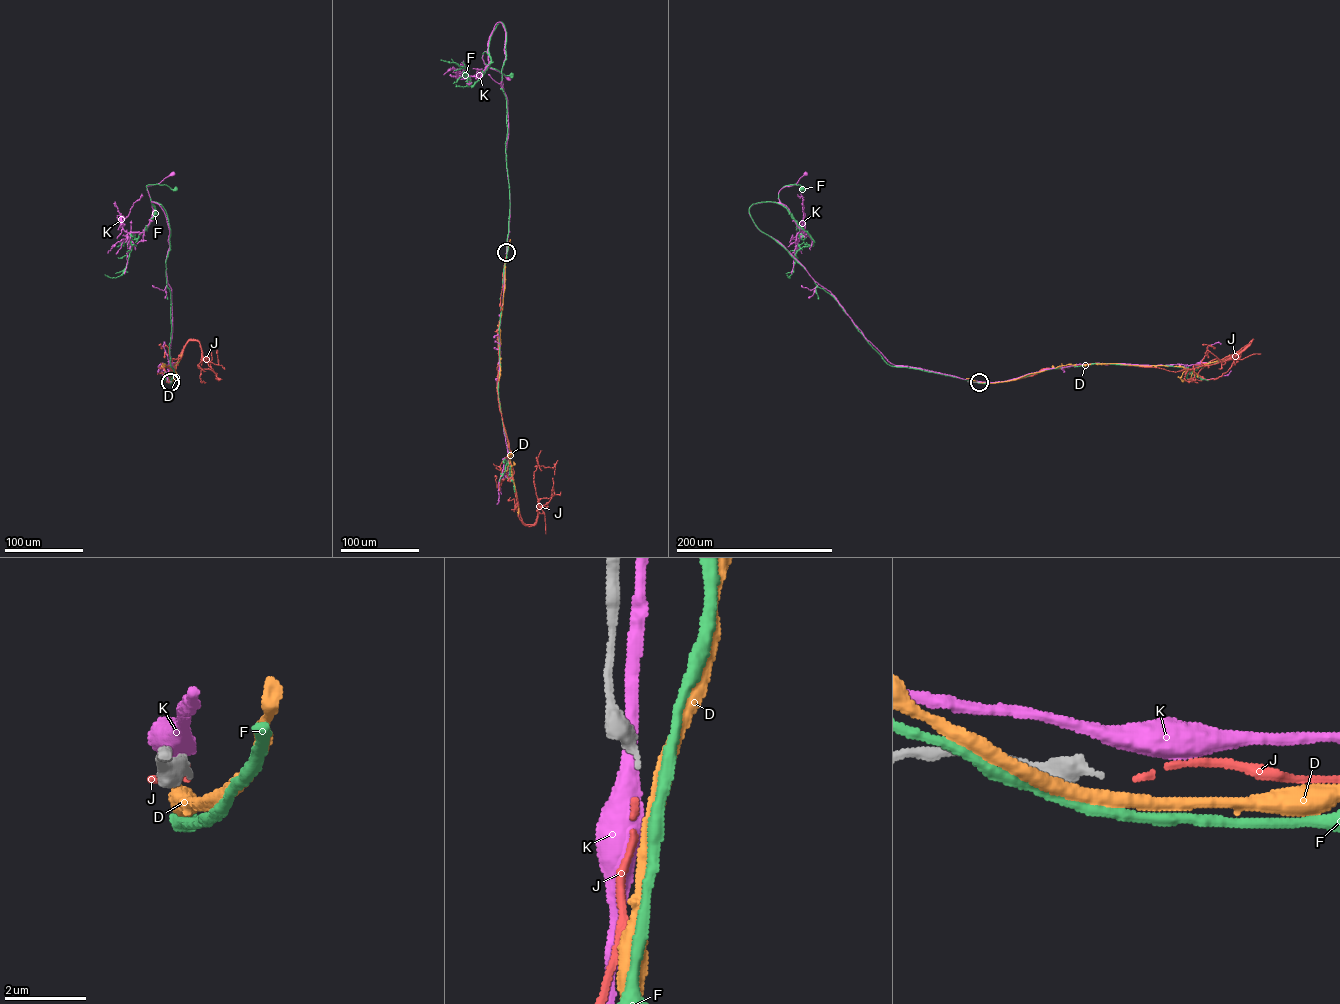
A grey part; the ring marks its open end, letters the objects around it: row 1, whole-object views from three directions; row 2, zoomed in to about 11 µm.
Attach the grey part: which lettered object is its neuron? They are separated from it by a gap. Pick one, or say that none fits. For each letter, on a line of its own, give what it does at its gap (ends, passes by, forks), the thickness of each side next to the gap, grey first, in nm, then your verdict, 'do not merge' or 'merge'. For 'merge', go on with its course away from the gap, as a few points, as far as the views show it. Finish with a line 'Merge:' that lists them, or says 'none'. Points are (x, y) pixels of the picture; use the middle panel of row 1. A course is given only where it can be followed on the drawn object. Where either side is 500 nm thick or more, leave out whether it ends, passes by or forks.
D: it passes by; calibres 320 and 360 nm; do not merge
F: it passes by; calibres 320 and 280 nm; do not merge
J: it ends; calibres 320 and 110 nm; merge; course (506, 252), (496, 390), (511, 480), (526, 524), (537, 517), (537, 466), (552, 467), (556, 462), (554, 474)
K: it passes by; calibres 320 and 440 nm; do not merge
Merge: J

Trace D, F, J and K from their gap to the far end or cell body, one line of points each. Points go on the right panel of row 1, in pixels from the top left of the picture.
D: (979, 383), (1015, 380), (1070, 364), (1112, 363), (1194, 369), (1241, 351)
F: (979, 383), (887, 364), (837, 301), (758, 228), (750, 206), (782, 206), (783, 186), (801, 189)
J: (979, 382), (1096, 363), (1185, 371), (1251, 340), (1233, 359), (1192, 369), (1189, 379), (1201, 381)
K: (979, 382), (890, 363), (830, 291), (783, 245), (758, 228), (749, 207), (779, 202), (779, 191), (805, 174)

